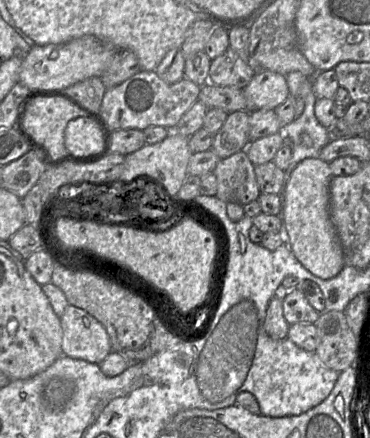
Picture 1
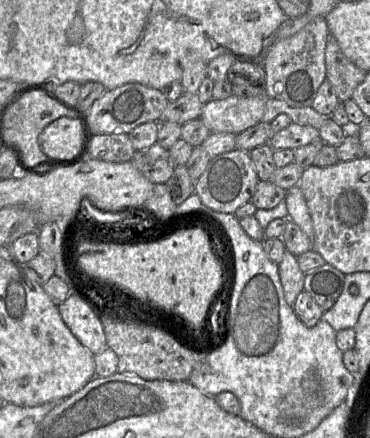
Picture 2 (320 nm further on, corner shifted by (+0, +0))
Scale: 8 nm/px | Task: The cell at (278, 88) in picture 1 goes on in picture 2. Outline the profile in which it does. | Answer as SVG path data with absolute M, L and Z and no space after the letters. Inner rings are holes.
M231 95L223 100L210 99L197 119L201 119L211 133L239 134L261 121L267 98L266 95Z

